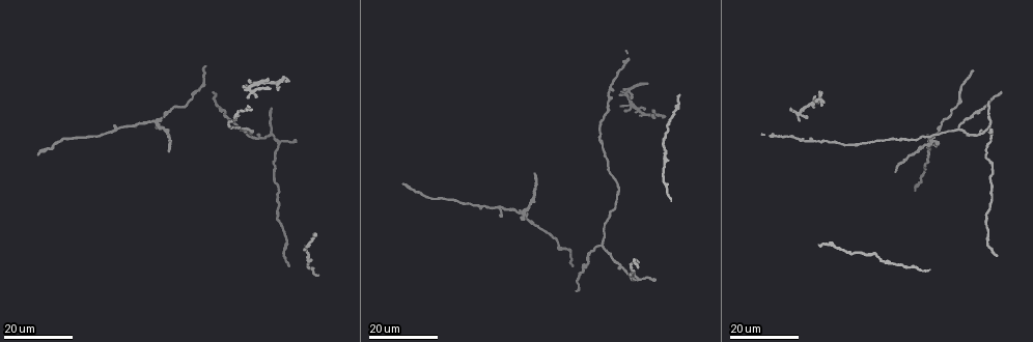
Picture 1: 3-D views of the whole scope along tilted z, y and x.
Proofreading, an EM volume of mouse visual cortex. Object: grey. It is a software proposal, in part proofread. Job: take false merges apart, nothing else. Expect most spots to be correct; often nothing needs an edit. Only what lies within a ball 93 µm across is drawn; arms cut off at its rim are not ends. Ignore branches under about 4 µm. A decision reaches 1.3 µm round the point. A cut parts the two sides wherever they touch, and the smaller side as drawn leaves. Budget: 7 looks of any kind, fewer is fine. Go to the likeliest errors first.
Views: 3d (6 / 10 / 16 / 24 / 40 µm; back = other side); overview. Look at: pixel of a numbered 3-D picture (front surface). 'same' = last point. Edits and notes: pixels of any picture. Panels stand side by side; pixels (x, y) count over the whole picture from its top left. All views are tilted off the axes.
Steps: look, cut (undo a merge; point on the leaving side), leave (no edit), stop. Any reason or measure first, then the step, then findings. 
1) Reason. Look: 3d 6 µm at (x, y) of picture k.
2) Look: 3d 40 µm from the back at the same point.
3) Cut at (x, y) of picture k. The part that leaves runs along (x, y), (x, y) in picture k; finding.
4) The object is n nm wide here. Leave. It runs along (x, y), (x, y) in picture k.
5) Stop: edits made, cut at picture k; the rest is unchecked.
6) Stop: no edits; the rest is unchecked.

Three-way junction. Look: 3d 16 µm at (154, 121) of picture 1.

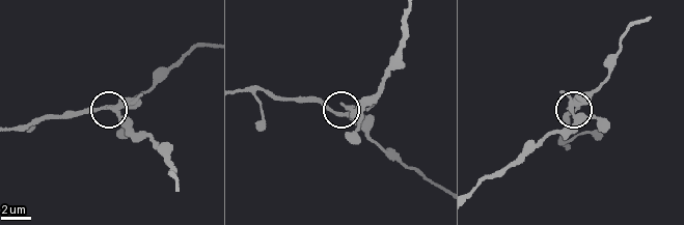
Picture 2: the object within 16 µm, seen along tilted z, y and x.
Look: 3d 6 µm at (344, 112) of picture 2.

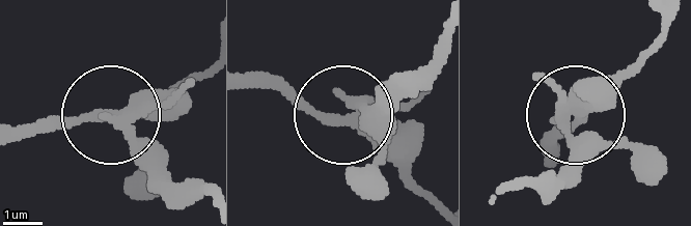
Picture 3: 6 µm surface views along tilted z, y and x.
3 arms meet here. Cut at (378, 125) of picture 3. The part that leaves runs along (564, 111), (562, 164), (509, 190) in picture 3; a second neuron is stuck on.

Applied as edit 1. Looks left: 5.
Three-way junction. Look: 3d 16 µm at (603, 245) of picture 1.

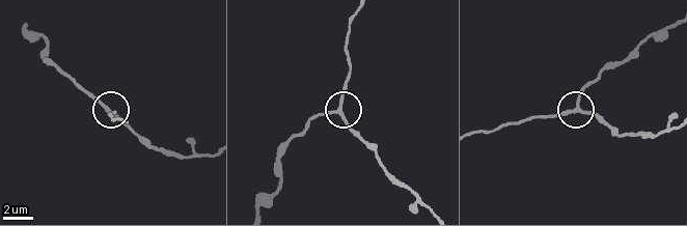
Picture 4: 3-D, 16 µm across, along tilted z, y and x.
Look: 3d 10 µm at (578, 105) of picture 4.

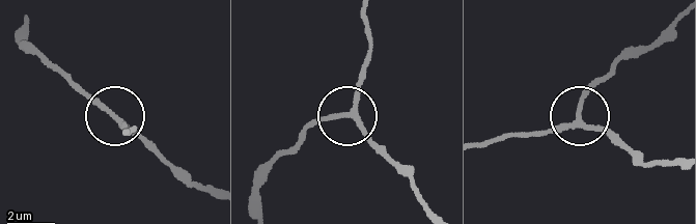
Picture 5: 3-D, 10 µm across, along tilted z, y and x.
Leave. It runs along (212, 191), (178, 177), (116, 118), (133, 131) in picture 5; one neuron here.

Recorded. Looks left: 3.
Three arms meet. Look: 3d 24 µm at (269, 134) of picture 1.

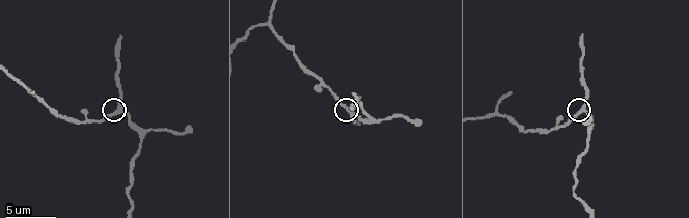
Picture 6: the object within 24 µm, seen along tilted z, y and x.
Closer look. Look: 3d 10 µm at (351, 113) of picture 6.

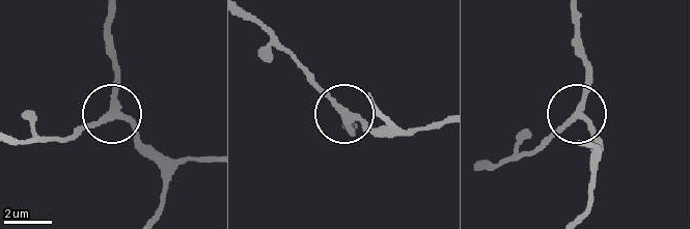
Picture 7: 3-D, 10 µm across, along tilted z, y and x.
3 arms meet here. Leave. It runs along (148, 151), (114, 105), (114, 49) in picture 7; one neuron here.

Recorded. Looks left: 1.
Calibre changes. Look: 3d 6 µm at (551, 129) of picture 6.

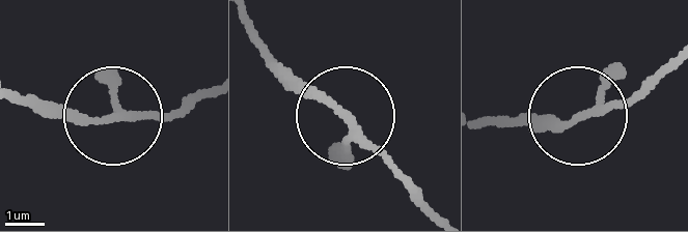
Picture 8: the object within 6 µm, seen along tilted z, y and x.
Leave. It runs along (672, 56), (618, 105), (537, 127), (494, 124) in picture 8; continuous, no second neuron.

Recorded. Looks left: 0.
Stop: edits made, cut at picture 3; the rest is unchecked.

